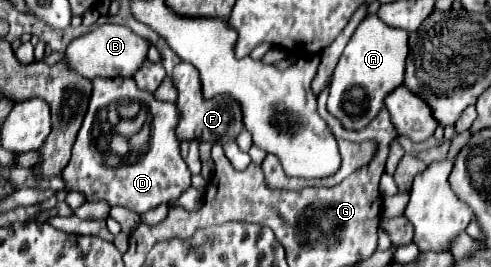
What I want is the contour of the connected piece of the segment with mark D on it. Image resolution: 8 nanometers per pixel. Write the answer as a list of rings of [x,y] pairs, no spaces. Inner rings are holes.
[[[132,77],[94,79],[88,111],[86,111],[82,129],[78,131],[76,143],[72,147],[72,159],[62,171],[66,189],[82,193],[88,201],[106,201],[108,205],[122,205],[140,215],[154,209],[160,203],[176,201],[190,187],[190,177],[192,177],[192,173],[188,171],[188,165],[184,163],[184,159],[180,155],[180,139],[176,137],[178,121],[180,121],[180,113],[176,111],[176,103],[158,101],[154,97],[154,93],[136,87],[136,81]],[[124,99],[142,101],[148,107],[150,117],[152,117],[150,145],[148,145],[148,151],[136,163],[128,163],[124,167],[106,167],[102,161],[102,153],[92,139],[94,115],[98,109],[108,107],[112,101],[124,101]]]

